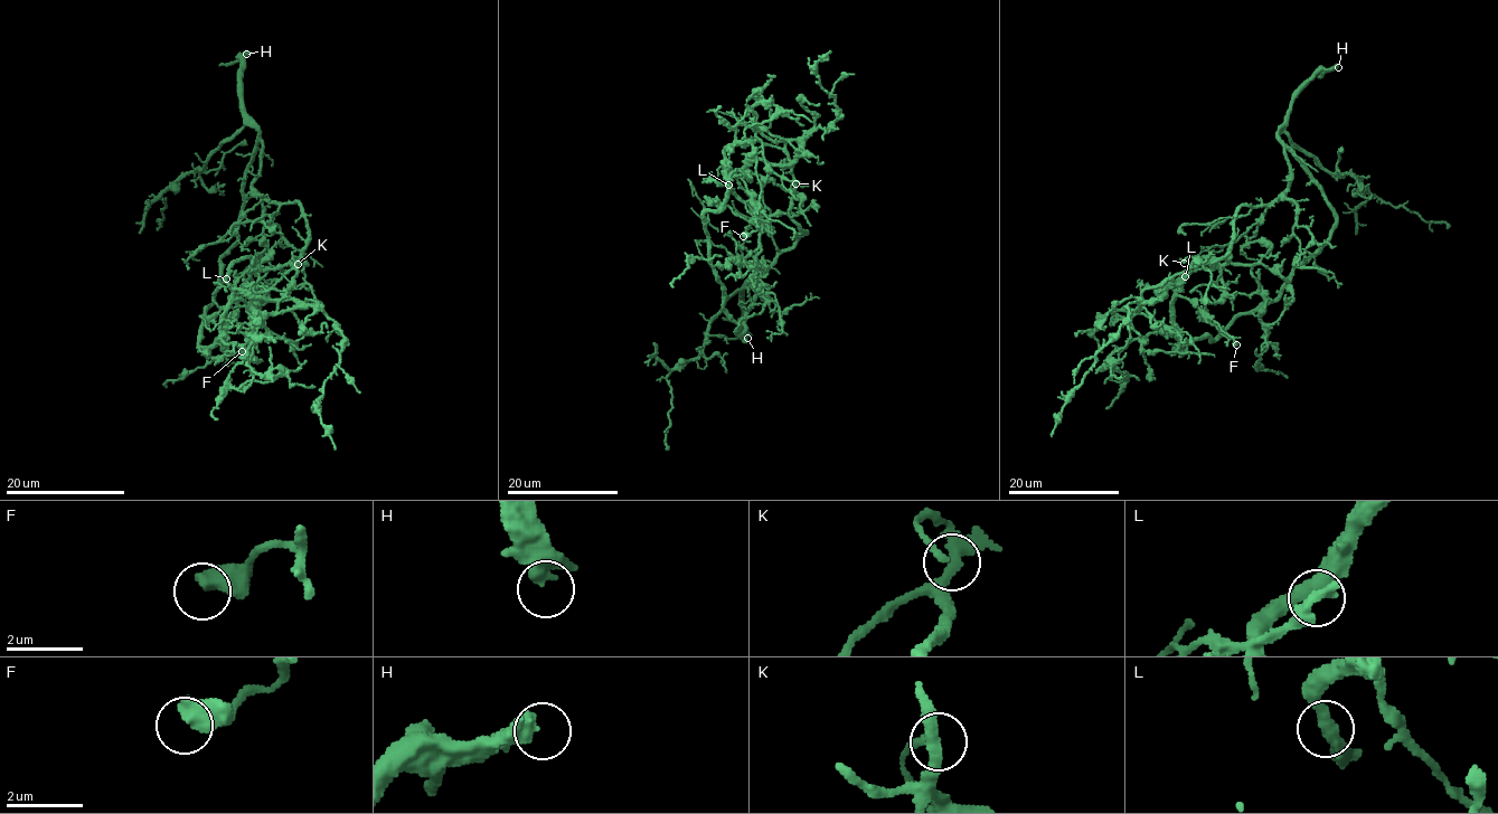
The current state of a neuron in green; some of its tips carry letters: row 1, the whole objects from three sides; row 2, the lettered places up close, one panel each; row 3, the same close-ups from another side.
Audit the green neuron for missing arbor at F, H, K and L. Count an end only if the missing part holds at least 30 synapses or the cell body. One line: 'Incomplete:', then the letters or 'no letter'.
Incomplete: H

